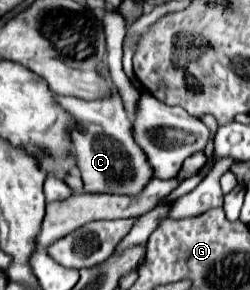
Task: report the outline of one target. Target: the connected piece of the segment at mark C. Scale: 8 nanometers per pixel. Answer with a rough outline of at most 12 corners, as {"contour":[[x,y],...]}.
{"contour":[[116,89],[56,97],[84,127],[74,153],[88,193],[138,195],[154,177]]}

